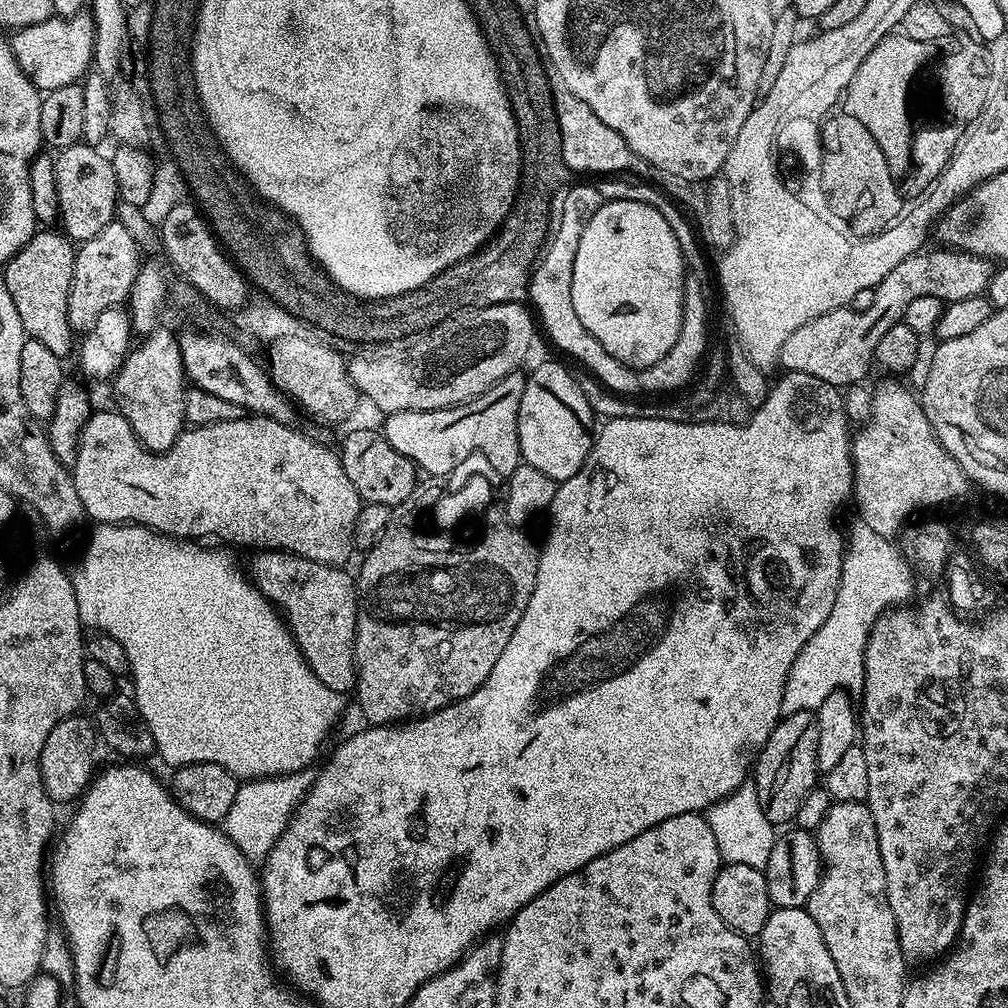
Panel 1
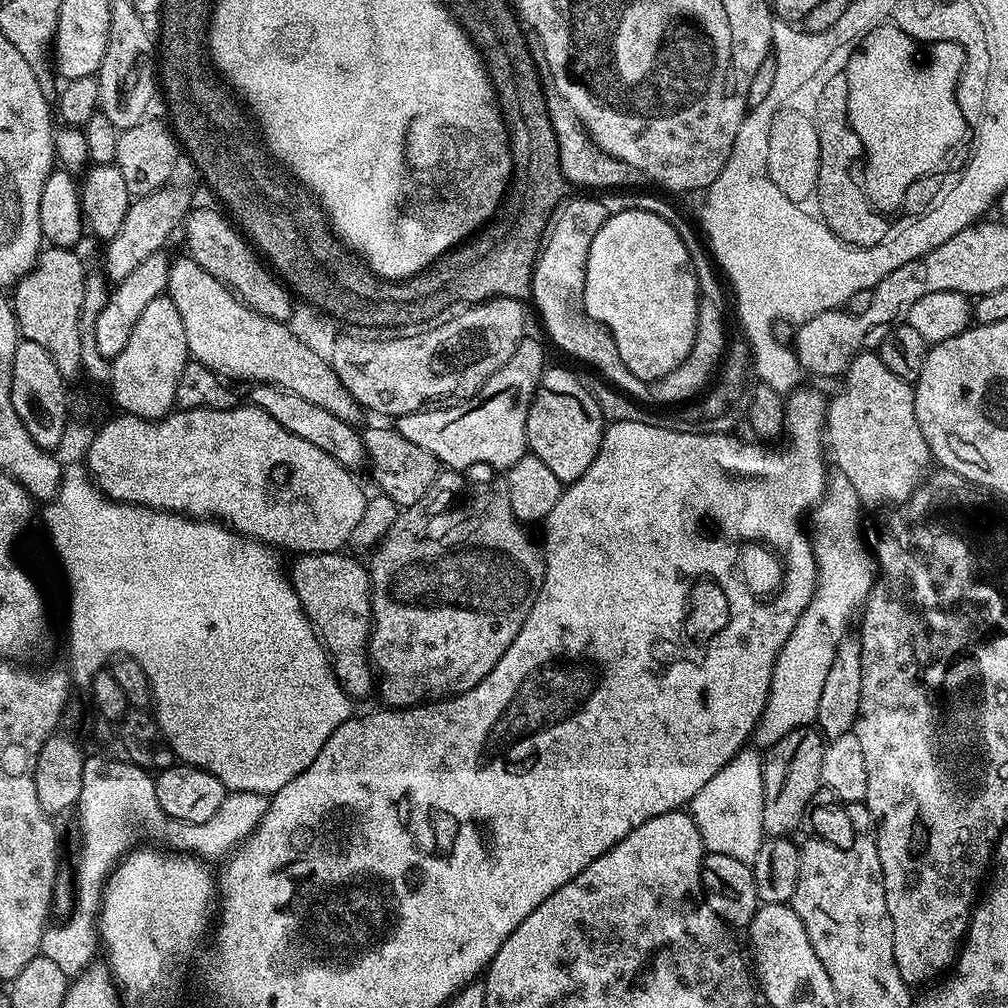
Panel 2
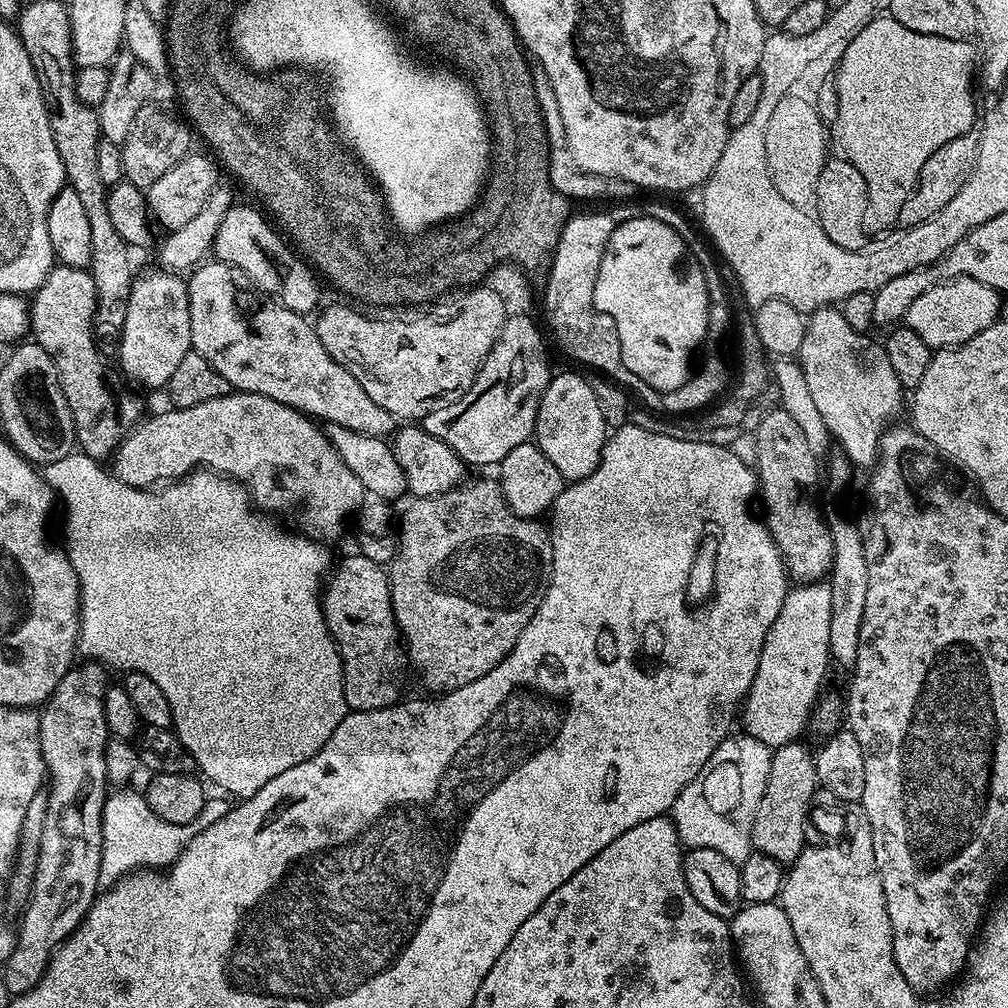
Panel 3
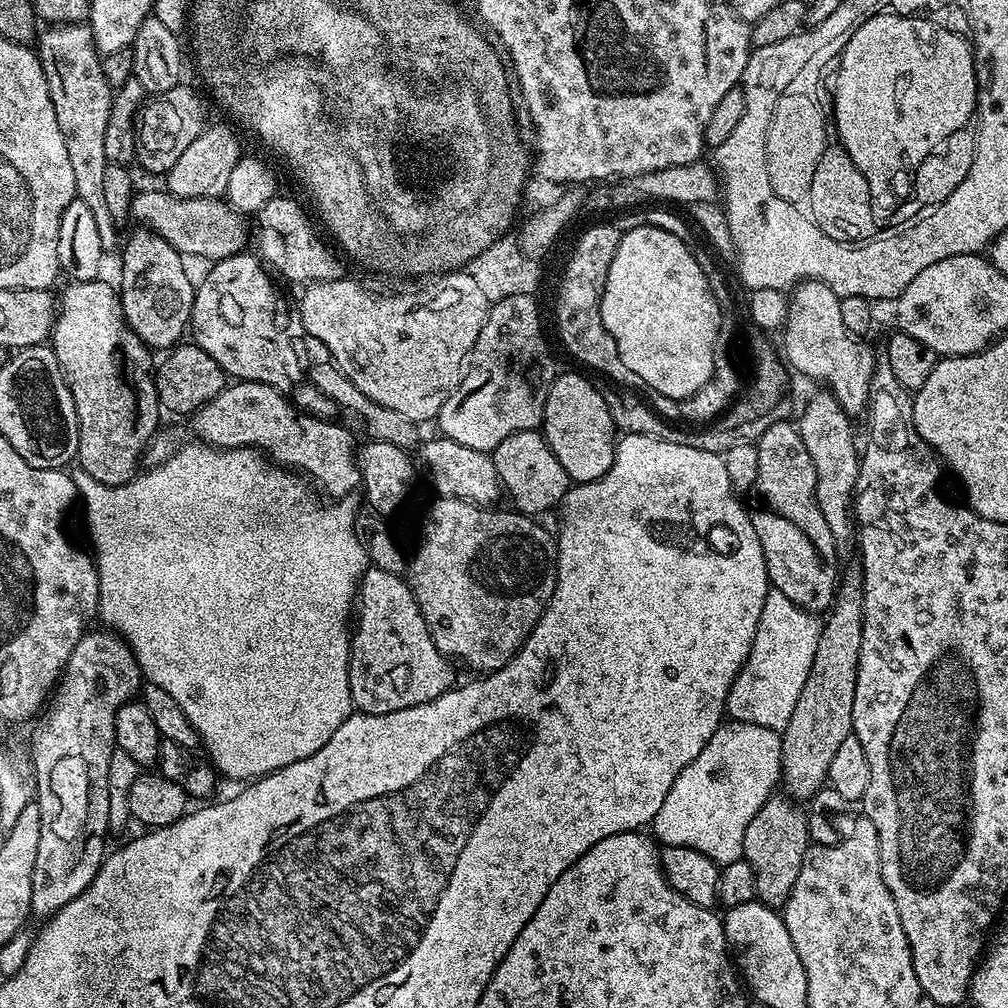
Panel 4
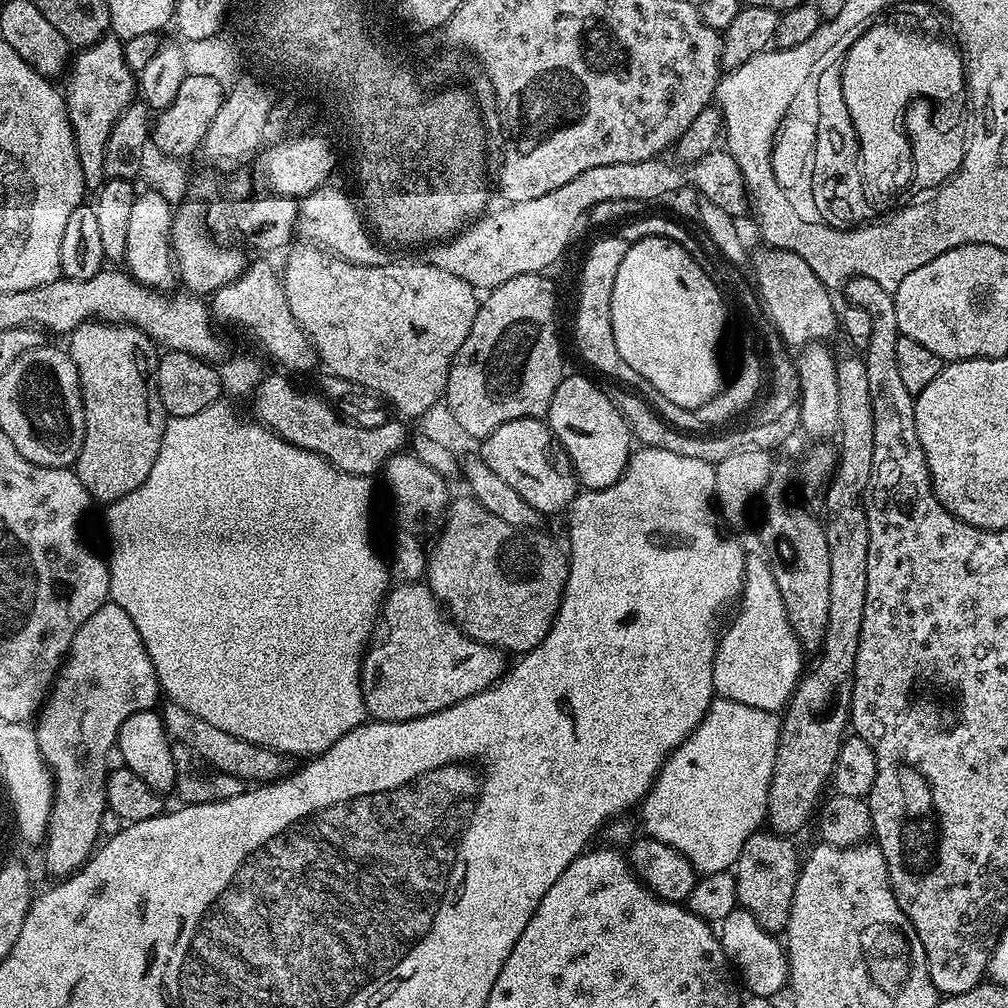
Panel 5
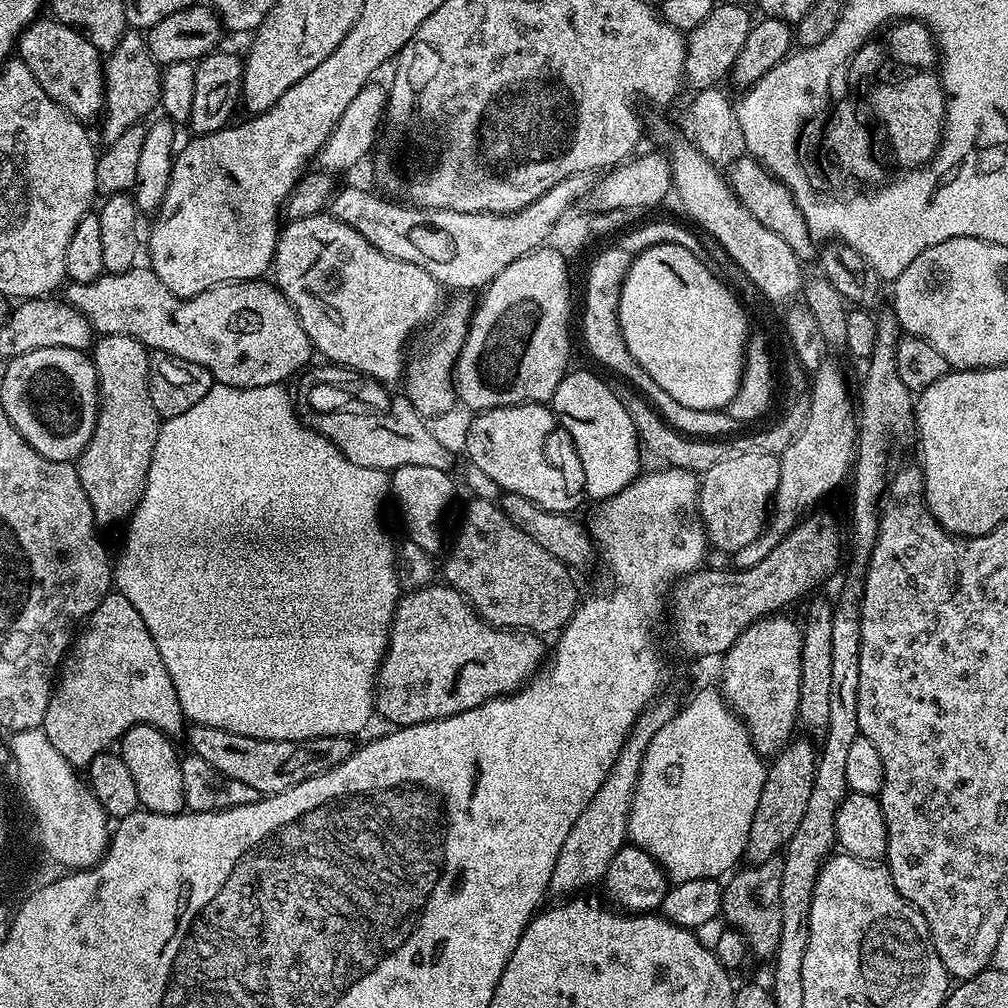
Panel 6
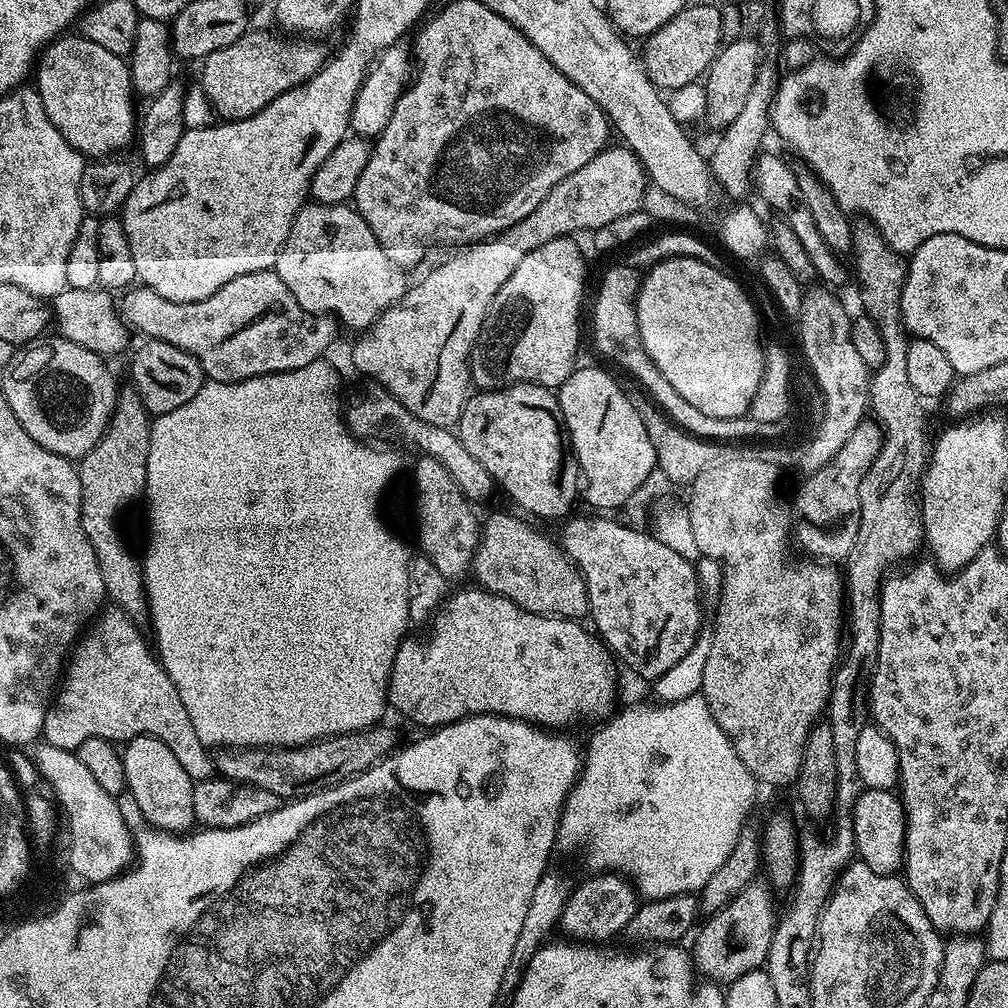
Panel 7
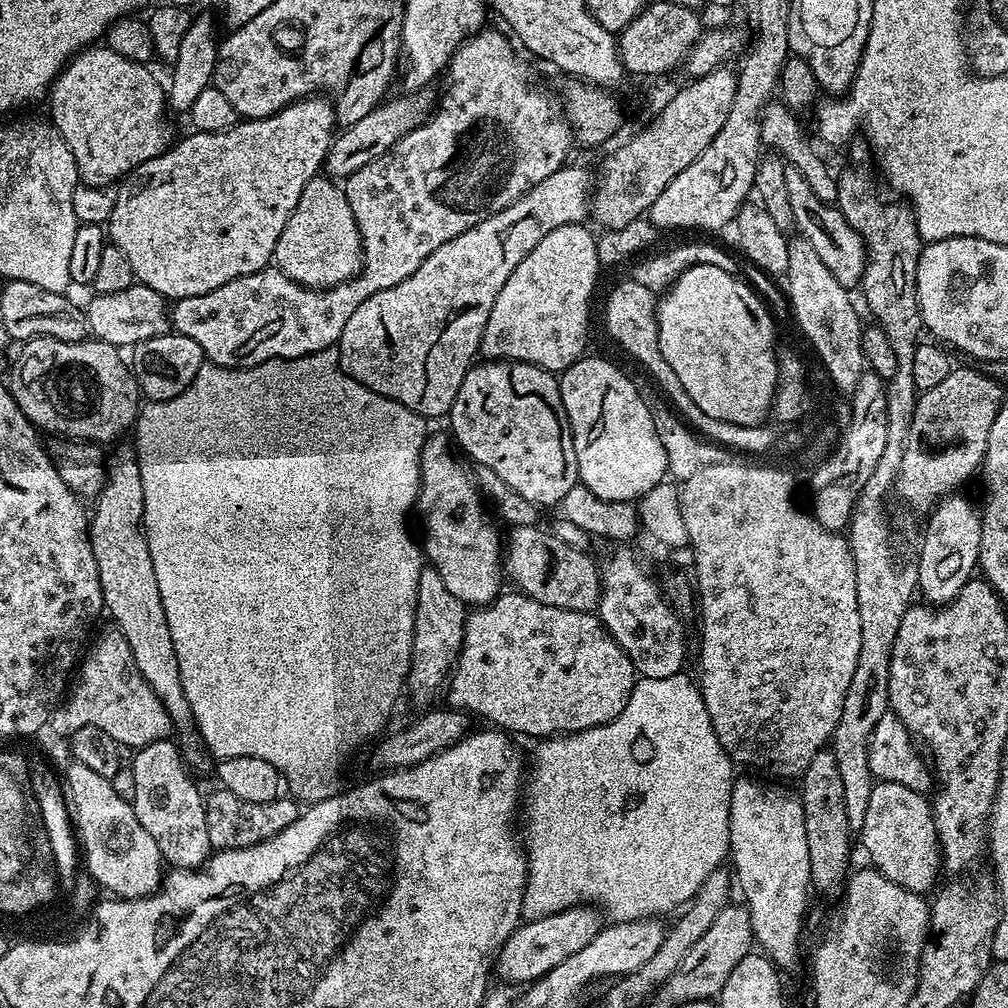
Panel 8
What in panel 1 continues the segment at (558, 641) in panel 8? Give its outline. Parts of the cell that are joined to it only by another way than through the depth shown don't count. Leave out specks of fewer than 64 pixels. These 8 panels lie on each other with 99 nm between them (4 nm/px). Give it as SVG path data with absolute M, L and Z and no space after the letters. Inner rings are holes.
M260 550L252 560L250 579L284 617L288 631L306 658L310 670L330 690L348 694L356 686L356 585L353 577L335 564L319 564L293 552Z

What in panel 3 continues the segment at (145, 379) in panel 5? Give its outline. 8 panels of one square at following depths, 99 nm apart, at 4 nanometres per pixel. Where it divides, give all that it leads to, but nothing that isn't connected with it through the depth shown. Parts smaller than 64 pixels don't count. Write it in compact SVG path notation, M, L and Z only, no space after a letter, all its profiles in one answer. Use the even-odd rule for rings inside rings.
M57 263L30 300L31 339L54 362L62 394L72 411L79 451L98 462L115 453L124 437L140 423L140 400L131 392L125 377L107 364L105 353L96 347L92 319L96 309L94 278L88 268Z

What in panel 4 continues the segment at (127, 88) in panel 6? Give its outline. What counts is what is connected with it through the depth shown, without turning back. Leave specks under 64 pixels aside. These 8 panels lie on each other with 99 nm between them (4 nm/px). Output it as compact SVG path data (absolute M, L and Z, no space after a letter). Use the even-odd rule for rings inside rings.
M87 23L53 24L45 29L38 36L38 55L46 74L50 102L54 102L54 118L58 118L58 130L62 130L62 142L66 142L66 154L70 157L76 199L86 202L87 208L94 213L102 246L105 250L112 250L116 244L118 221L110 218L107 210L103 178L109 166L106 158L106 122L110 122L114 89L106 82L102 56L96 51L92 30Z

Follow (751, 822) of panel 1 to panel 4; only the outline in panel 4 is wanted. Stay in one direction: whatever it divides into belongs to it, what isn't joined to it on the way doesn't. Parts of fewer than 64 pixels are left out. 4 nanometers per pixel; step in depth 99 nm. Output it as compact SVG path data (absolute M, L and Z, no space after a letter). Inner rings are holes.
M732 720L721 723L720 728L714 730L710 742L706 742L702 754L698 754L698 758L687 764L678 778L674 778L674 786L670 786L666 802L662 802L662 810L658 810L650 825L655 839L664 846L686 846L698 850L721 866L741 860L746 826L750 826L754 814L758 814L769 796L773 795L775 788L772 787L775 784L777 787L782 780L780 763L784 748L780 744L780 737L781 733L766 726L754 726L750 722Z

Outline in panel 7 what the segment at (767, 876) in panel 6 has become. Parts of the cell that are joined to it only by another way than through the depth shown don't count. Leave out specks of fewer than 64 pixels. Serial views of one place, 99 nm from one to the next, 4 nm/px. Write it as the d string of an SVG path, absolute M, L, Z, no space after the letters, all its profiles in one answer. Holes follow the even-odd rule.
M767 883L748 884L733 900L726 902L722 910L711 913L699 925L695 933L696 945L690 948L690 955L701 977L711 978L717 984L727 986L742 978L742 974L755 972L767 963L778 919L778 910L774 908L776 900L772 895L773 889Z

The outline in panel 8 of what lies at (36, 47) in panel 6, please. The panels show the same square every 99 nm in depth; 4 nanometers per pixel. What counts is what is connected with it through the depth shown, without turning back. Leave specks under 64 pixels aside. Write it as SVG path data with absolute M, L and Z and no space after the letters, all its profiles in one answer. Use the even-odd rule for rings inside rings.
M89 46L82 52L77 52L61 72L56 75L56 80L53 82L50 89L50 95L47 97L46 104L52 107L52 116L50 122L62 134L62 138L66 142L66 146L70 146L70 154L74 154L74 162L76 169L80 175L79 183L89 184L95 188L106 188L115 185L116 179L127 177L129 172L133 172L142 162L146 162L150 158L158 158L162 153L168 151L173 143L174 135L172 136L172 128L168 125L168 120L164 117L166 113L166 88L163 83L159 84L156 81L156 76L151 72L151 67L148 64L139 64L130 58L122 58L122 54L114 54L114 50L110 50L106 46Z

